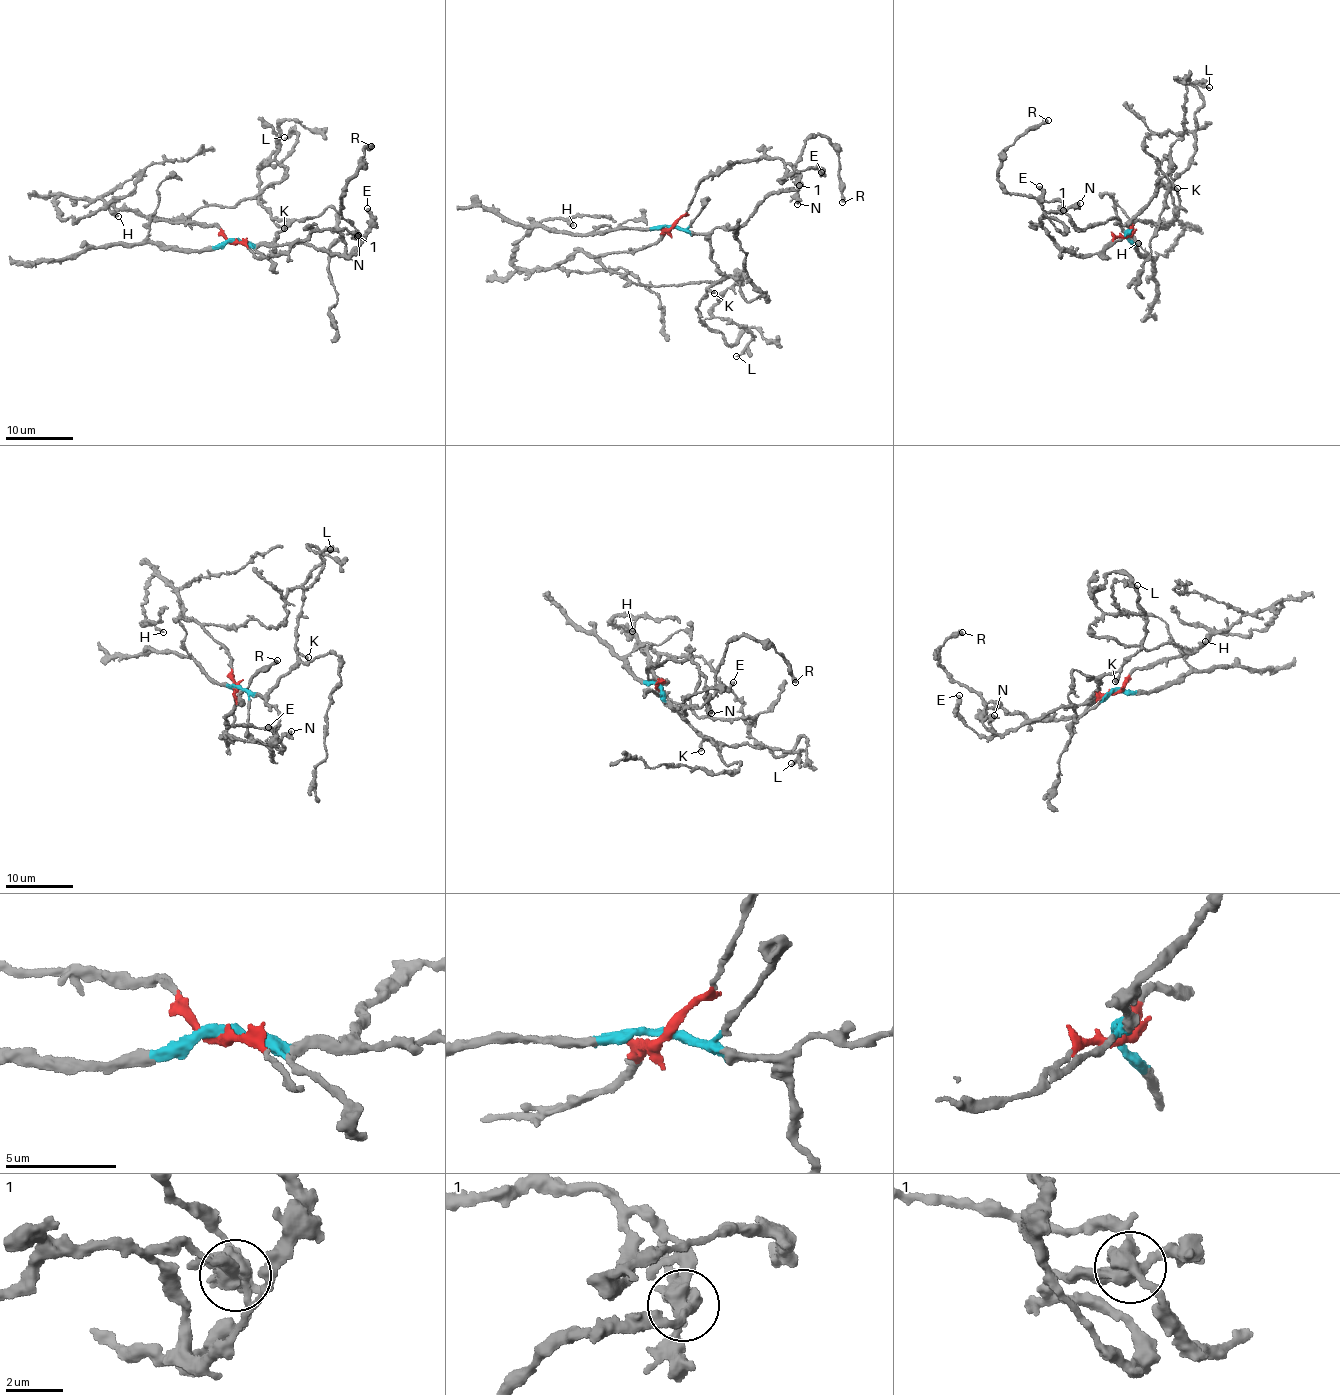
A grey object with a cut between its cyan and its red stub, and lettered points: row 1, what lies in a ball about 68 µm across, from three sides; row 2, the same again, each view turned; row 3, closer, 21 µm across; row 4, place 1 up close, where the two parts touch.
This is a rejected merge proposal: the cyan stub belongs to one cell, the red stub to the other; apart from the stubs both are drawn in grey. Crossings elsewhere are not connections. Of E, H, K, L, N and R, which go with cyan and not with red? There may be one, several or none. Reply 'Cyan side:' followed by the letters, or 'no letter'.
Cyan side: K, R

